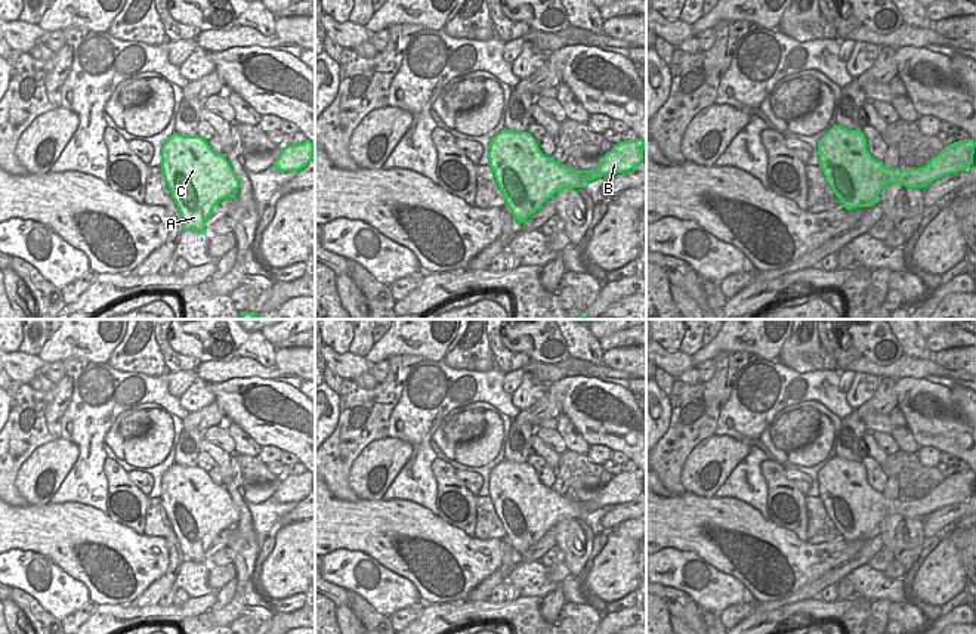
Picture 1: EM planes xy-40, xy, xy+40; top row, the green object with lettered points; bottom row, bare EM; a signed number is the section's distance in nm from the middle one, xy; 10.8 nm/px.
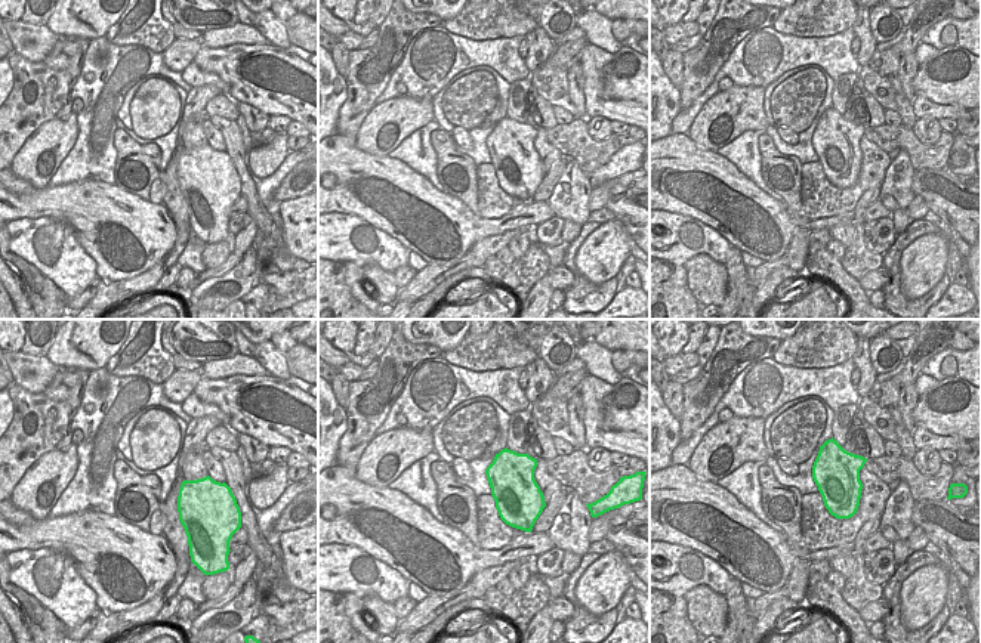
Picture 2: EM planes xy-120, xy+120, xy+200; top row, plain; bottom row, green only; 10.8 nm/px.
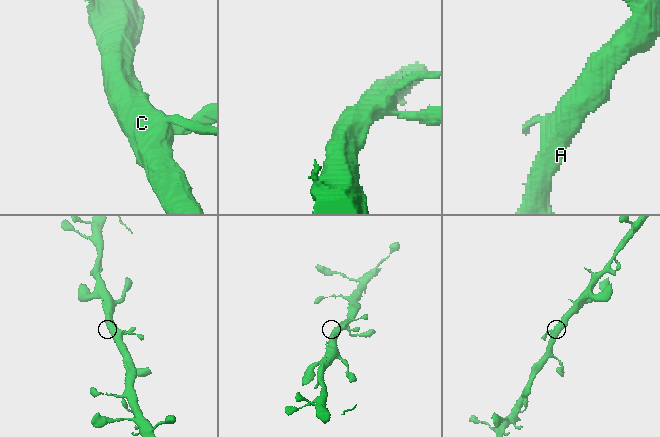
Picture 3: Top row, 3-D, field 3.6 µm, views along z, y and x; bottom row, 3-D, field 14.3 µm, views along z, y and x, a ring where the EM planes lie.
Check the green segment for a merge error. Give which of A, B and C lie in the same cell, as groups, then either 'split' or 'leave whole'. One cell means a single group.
A B C; leave whole

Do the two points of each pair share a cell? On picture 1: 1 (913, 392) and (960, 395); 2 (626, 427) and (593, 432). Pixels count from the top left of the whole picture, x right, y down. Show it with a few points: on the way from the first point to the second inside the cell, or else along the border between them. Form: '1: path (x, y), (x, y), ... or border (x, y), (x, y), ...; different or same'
1: border (950, 389), (953, 404), (960, 413); different
2: path (618, 427), (601, 427); same

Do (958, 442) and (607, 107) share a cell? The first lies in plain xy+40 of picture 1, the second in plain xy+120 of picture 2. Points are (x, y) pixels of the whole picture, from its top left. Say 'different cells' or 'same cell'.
same cell

